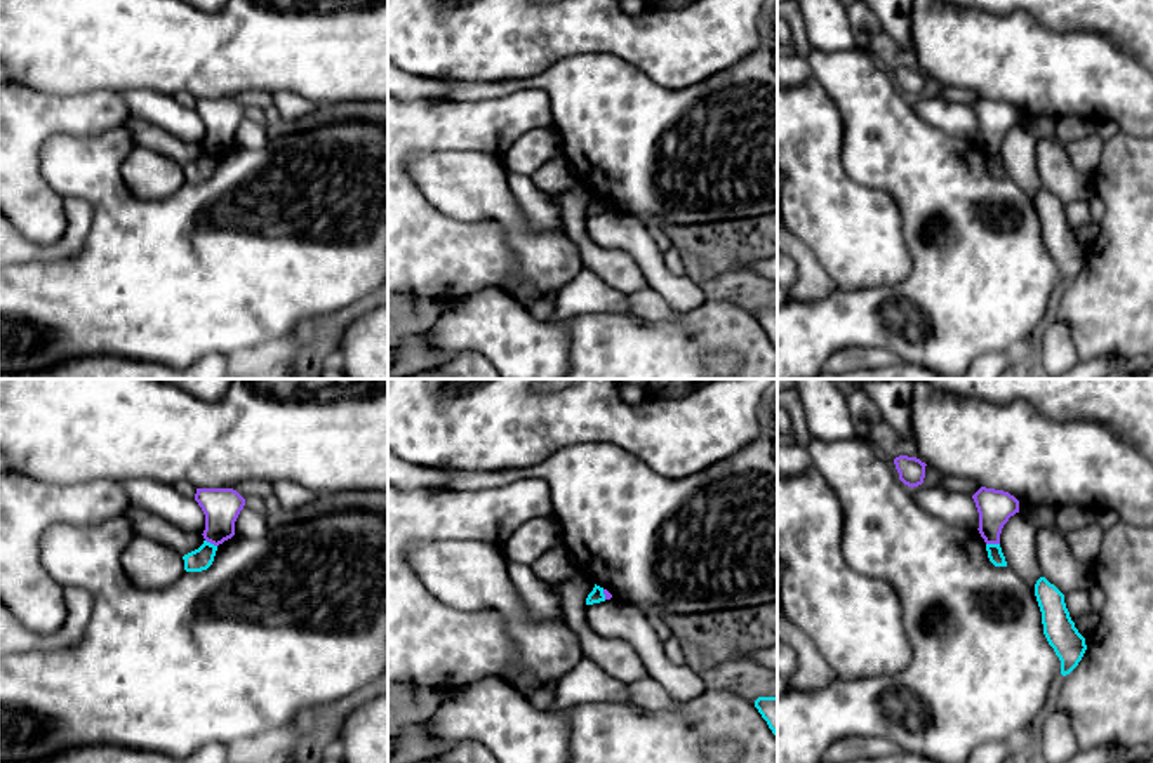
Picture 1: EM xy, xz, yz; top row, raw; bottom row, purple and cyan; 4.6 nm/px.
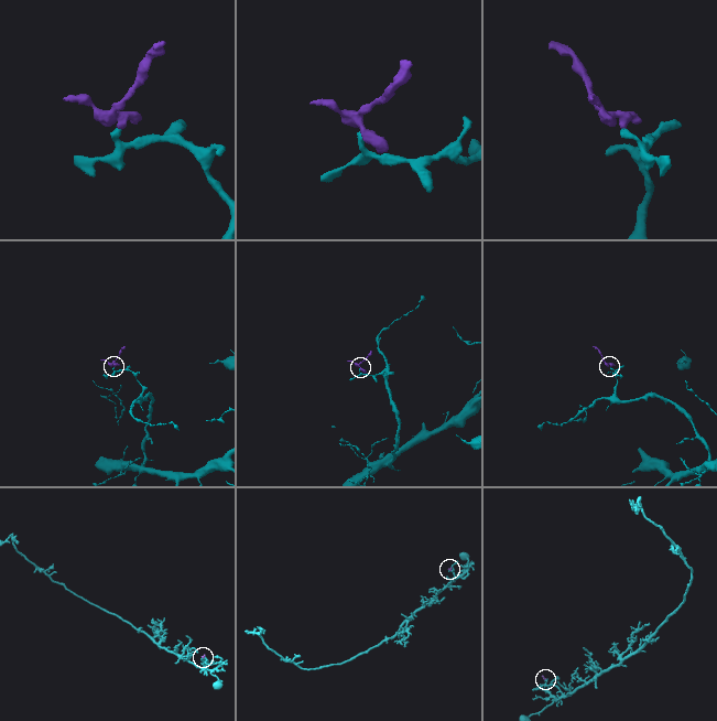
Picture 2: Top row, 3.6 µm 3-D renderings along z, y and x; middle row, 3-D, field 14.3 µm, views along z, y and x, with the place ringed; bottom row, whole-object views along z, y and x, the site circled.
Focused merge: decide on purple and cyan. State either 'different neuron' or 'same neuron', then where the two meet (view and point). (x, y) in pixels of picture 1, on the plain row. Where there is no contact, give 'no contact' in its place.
different neuron; contact yz (993, 153)

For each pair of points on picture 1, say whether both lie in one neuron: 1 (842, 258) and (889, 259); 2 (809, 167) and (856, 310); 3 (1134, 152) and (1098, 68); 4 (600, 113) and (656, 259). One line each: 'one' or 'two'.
1: one
2: two
3: two
4: two

